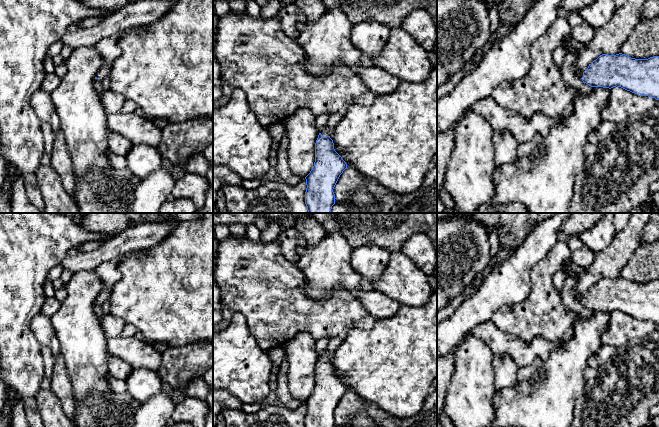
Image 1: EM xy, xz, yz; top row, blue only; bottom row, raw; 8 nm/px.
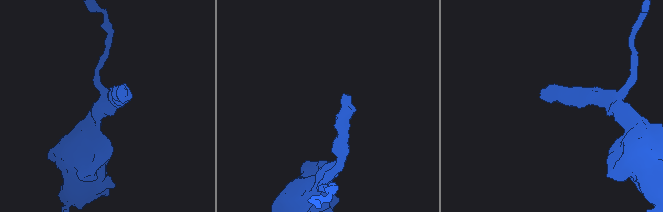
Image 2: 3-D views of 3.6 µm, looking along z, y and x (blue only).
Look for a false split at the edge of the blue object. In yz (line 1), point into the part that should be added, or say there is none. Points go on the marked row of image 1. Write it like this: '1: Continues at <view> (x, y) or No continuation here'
1: Continues at yz (580, 74)

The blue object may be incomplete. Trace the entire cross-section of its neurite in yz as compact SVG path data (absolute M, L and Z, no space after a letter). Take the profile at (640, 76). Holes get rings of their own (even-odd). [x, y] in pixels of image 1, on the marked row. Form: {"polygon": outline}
{"polygon": "M622 53L602 54L584 72L575 69L575 74L591 87L611 89L617 86L639 96L648 96L659 100L659 56L635 59Z"}

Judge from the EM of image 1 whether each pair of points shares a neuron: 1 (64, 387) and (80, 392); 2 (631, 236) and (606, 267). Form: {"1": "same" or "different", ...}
{"1": "different", "2": "same"}

